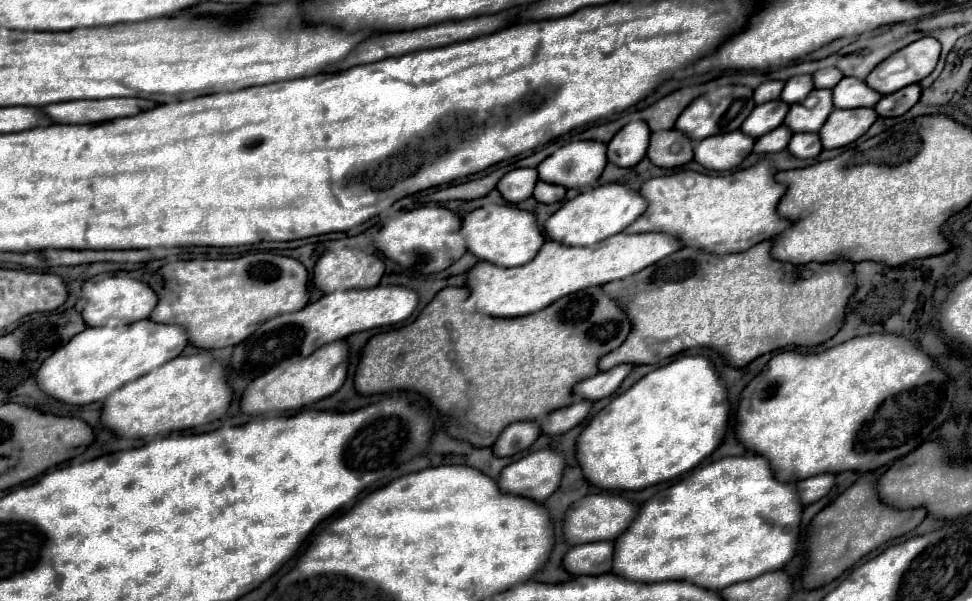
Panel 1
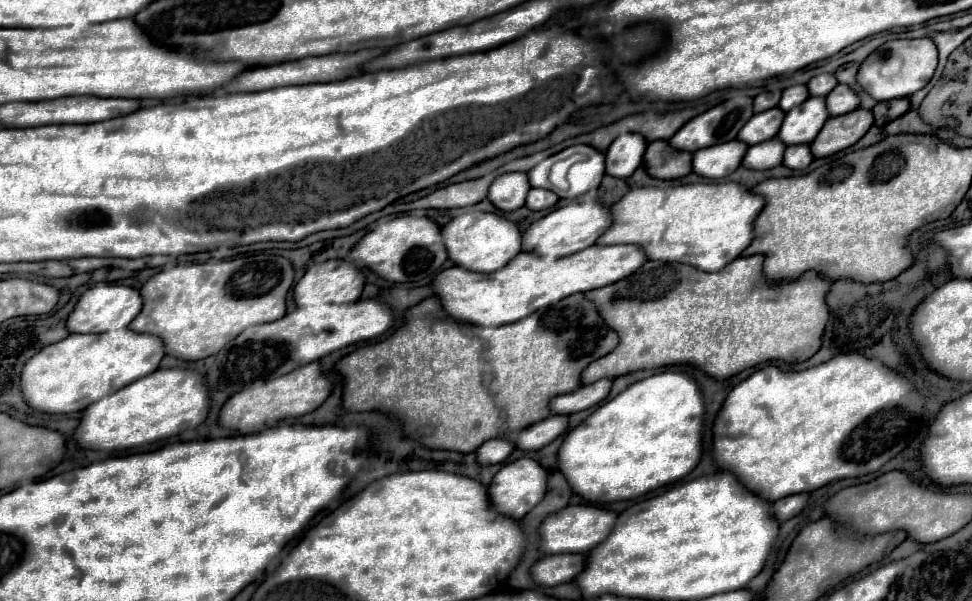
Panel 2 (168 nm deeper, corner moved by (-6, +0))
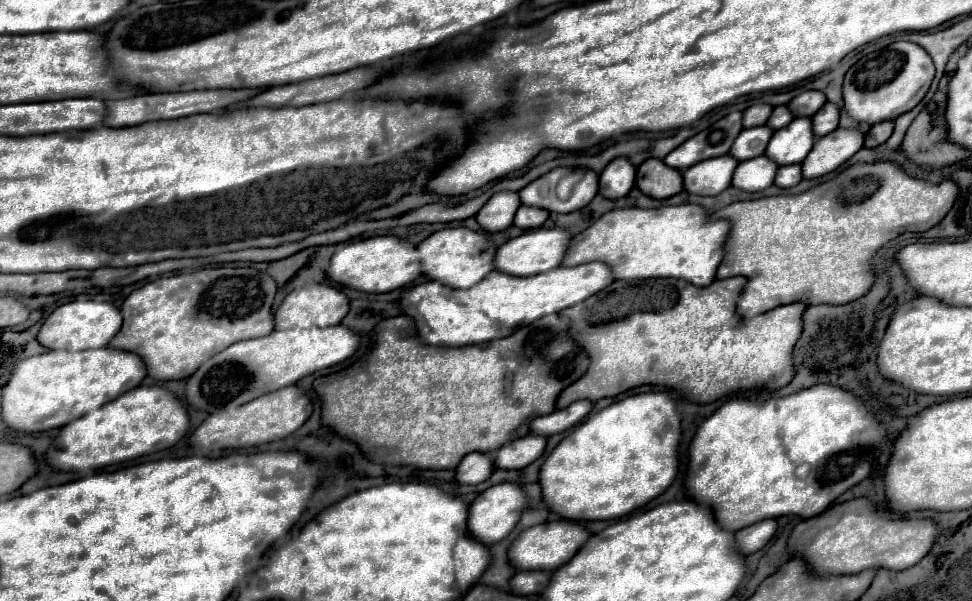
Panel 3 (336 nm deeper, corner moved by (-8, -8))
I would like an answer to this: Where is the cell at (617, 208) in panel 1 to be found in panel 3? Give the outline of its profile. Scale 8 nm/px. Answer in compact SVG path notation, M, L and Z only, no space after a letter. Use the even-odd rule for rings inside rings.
M562 229L526 231L520 237L514 237L514 239L506 241L504 245L500 245L500 249L496 249L496 271L506 273L506 275L514 275L514 277L530 277L530 275L550 271L562 263L564 253L570 245L570 239L572 237Z

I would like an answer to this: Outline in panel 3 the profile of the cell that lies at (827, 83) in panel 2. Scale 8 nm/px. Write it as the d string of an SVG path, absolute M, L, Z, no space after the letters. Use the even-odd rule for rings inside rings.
M804 91L788 103L788 109L792 109L794 117L812 117L824 103L826 95L822 91Z

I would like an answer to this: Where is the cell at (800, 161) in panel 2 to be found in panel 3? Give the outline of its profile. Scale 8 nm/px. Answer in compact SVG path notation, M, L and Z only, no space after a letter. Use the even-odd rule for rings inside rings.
M786 165L780 167L776 177L774 177L774 185L780 189L790 189L794 185L798 185L802 181L802 173L800 173L800 165Z

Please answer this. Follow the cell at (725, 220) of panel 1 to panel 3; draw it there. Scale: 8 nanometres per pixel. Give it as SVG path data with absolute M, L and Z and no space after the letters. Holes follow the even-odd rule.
M700 205L614 209L576 235L572 249L568 249L568 257L564 257L564 267L604 261L612 273L616 273L616 281L676 277L706 287L714 281L716 269L724 257L728 229L730 225L724 219L708 221L708 215Z

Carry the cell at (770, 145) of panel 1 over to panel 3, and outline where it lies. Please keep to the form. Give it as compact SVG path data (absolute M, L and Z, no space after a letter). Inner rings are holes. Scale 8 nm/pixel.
M754 157L752 161L742 161L734 169L732 175L732 187L746 191L746 193L758 193L764 191L774 183L778 167L768 157Z

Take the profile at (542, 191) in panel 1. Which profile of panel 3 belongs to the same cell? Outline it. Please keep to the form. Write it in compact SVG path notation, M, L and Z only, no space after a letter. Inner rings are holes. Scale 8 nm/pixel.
M522 205L518 211L516 211L516 217L514 217L514 225L518 229L538 229L544 225L544 221L548 219L548 211L544 209L536 209L536 207L526 207Z

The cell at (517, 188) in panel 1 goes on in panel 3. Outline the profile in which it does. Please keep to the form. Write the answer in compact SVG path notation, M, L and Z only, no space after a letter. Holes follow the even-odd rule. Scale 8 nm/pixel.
M496 193L476 215L478 225L488 231L488 233L498 233L504 231L506 227L512 225L514 215L520 207L520 199L516 193Z

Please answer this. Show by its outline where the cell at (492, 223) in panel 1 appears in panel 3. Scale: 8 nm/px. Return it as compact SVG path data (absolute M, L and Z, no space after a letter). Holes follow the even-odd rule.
M466 227L436 231L416 247L416 259L420 261L422 275L452 289L468 289L476 285L476 281L482 281L482 277L492 271L492 257L494 245L490 243L490 239L484 233L476 233Z

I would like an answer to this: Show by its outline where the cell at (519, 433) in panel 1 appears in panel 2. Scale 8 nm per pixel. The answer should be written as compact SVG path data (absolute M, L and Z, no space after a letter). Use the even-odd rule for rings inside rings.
M490 439L476 451L476 457L478 457L480 465L494 465L494 463L506 461L512 455L512 451L514 451L514 441Z

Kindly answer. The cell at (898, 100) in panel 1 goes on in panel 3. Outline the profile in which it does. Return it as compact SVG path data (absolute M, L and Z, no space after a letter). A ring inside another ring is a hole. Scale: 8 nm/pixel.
M882 121L882 123L876 123L876 125L872 125L872 129L870 129L870 133L868 133L870 137L864 141L864 147L878 147L878 145L882 145L890 135L892 135L892 121Z

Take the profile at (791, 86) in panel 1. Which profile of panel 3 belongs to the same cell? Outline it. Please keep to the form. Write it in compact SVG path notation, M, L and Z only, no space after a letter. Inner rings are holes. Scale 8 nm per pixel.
M780 105L780 107L776 107L776 109L772 111L772 117L768 119L768 123L766 123L766 125L768 125L772 131L778 131L778 129L786 127L792 119L794 119L794 117L792 117L790 109L788 109L786 105Z

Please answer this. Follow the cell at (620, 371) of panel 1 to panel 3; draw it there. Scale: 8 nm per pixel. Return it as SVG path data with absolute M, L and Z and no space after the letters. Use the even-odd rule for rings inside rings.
M576 401L566 409L558 409L550 415L544 417L536 417L530 423L530 433L534 435L542 435L542 437L550 437L554 433L562 433L570 427L574 427L578 421L582 421L592 409L590 401Z

